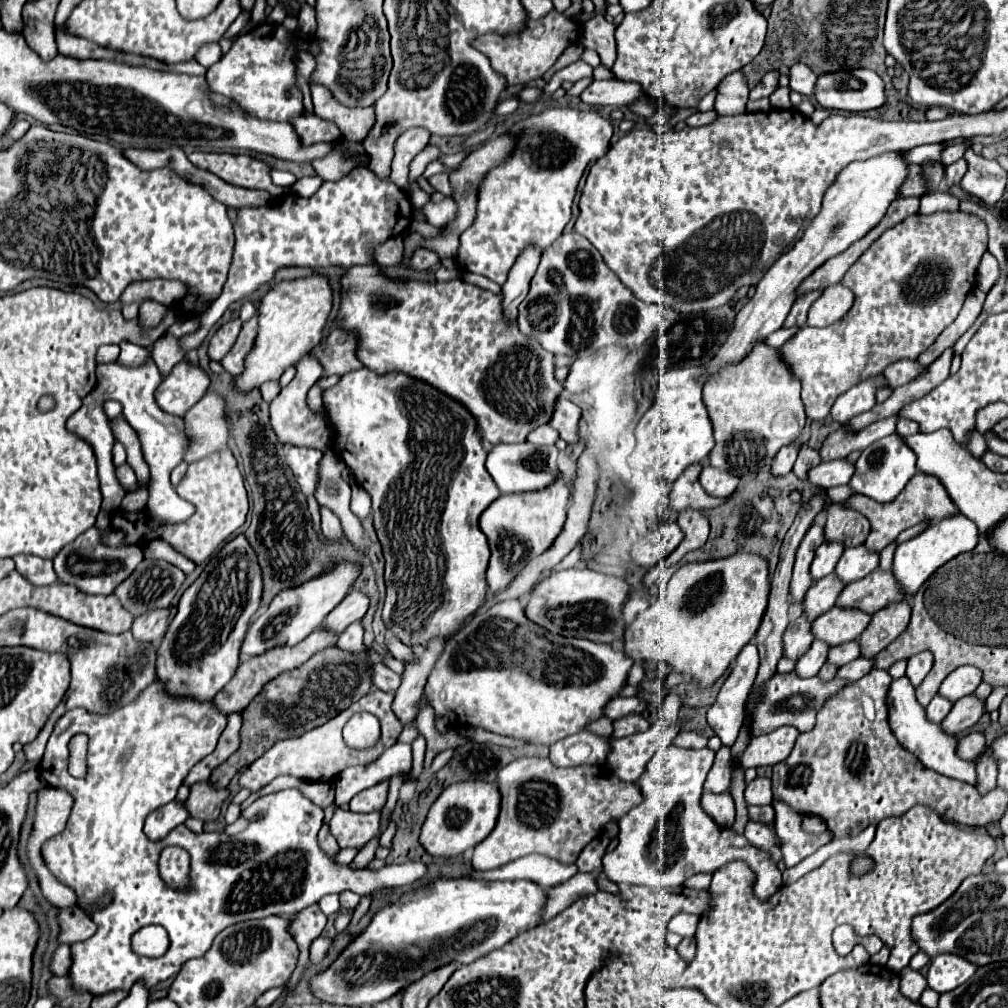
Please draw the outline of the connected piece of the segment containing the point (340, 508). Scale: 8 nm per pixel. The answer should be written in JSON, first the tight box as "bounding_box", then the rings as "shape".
{"bounding_box":[314,451,366,551],"shape":[[[326,451],[318,465],[318,485],[314,497],[320,505],[332,509],[338,515],[344,533],[350,537],[356,549],[366,551],[366,545],[362,543],[360,519],[350,511],[350,485],[340,477],[342,469],[344,463],[338,459],[338,455],[334,451]]]}

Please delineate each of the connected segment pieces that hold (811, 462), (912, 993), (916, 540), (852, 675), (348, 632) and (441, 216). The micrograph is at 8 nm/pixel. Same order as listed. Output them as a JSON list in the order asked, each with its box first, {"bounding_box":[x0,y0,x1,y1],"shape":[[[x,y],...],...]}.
[{"bounding_box":[792,445,820,481],"shape":[[[802,445],[792,471],[796,473],[796,477],[798,477],[800,481],[806,481],[806,475],[808,475],[808,471],[810,471],[810,467],[816,467],[818,463],[820,463],[820,453],[814,451],[814,449],[810,449],[808,445]]]},{"bounding_box":[900,967,926,1001],"shape":[[[906,967],[906,969],[902,969],[900,971],[900,991],[902,991],[902,995],[906,995],[910,1001],[918,1001],[920,999],[920,995],[922,995],[922,991],[926,989],[926,977],[924,975],[920,975],[918,971],[914,971],[914,969],[910,969],[910,967]]]},{"bounding_box":[892,515,978,595],"shape":[[[952,515],[952,519],[942,519],[938,523],[932,523],[928,529],[924,529],[920,535],[904,541],[898,545],[894,553],[894,565],[892,571],[906,593],[914,595],[918,587],[944,563],[954,559],[960,553],[966,553],[978,545],[978,529],[976,525],[964,517],[964,515]]]},{"bounding_box":[836,657,874,681],"shape":[[[860,657],[856,661],[850,661],[846,665],[842,665],[836,673],[838,679],[848,679],[848,681],[858,681],[862,675],[866,675],[866,671],[874,669],[874,659],[866,659],[866,657]]]},{"bounding_box":[338,619,366,653],"shape":[[[362,619],[354,621],[350,627],[344,629],[344,633],[340,635],[340,641],[338,641],[338,647],[340,649],[346,649],[346,651],[352,651],[352,653],[360,653],[360,651],[366,651],[366,645],[362,643]]]},{"bounding_box":[414,197,456,227],"shape":[[[448,197],[440,203],[428,201],[424,207],[414,207],[414,215],[424,215],[424,219],[434,227],[444,227],[456,217],[456,205]]]}]

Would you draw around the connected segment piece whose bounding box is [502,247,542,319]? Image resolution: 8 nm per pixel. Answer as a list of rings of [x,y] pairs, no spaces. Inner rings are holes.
[[[528,247],[526,251],[522,251],[522,255],[518,255],[518,263],[514,263],[514,267],[510,269],[508,281],[502,285],[502,295],[504,295],[502,305],[506,315],[510,315],[510,319],[518,315],[516,309],[528,293],[530,279],[540,263],[540,253],[542,251],[538,251],[538,247]]]

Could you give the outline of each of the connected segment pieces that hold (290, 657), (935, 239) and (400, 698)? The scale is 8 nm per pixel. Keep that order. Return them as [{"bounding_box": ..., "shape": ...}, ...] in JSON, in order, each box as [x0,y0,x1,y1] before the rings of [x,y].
[{"bounding_box":[214,627,338,715],"shape":[[[318,627],[318,631],[310,633],[302,643],[298,643],[298,645],[294,645],[294,647],[272,647],[270,651],[264,651],[262,655],[256,655],[256,657],[252,657],[252,659],[240,663],[240,667],[238,667],[236,675],[232,677],[232,681],[214,697],[214,705],[216,705],[220,711],[224,711],[226,715],[230,715],[230,713],[234,713],[234,711],[246,709],[248,703],[262,691],[262,687],[264,687],[270,679],[274,679],[276,675],[280,675],[280,673],[284,673],[284,671],[290,671],[290,669],[300,667],[300,665],[306,663],[316,651],[326,649],[328,645],[336,645],[336,641],[338,641],[338,635],[336,635],[334,631],[328,631],[328,629],[324,629],[324,627]]]},{"bounding_box":[780,211,988,419],"shape":[[[942,211],[942,213],[922,215],[922,217],[920,217],[920,215],[906,217],[906,219],[904,219],[902,223],[898,223],[896,227],[888,229],[878,241],[874,241],[874,243],[870,245],[870,249],[848,269],[848,273],[846,273],[844,279],[842,279],[842,283],[844,283],[848,289],[852,289],[854,295],[856,295],[856,301],[854,301],[852,309],[850,309],[838,323],[834,323],[834,325],[830,325],[830,327],[818,328],[808,325],[803,326],[788,343],[784,343],[784,345],[780,347],[782,361],[784,361],[784,363],[794,371],[794,375],[802,381],[802,401],[804,401],[808,419],[824,419],[824,417],[830,413],[830,409],[832,409],[834,401],[838,399],[838,395],[842,395],[842,393],[848,391],[850,387],[858,385],[862,379],[868,379],[868,377],[872,377],[872,375],[882,373],[890,363],[900,361],[900,359],[904,359],[904,357],[906,357],[906,359],[918,359],[918,355],[920,355],[922,351],[926,351],[926,349],[936,341],[936,337],[958,317],[966,295],[972,291],[972,287],[976,287],[976,271],[978,271],[980,259],[982,259],[982,255],[986,253],[986,249],[988,249],[988,229],[986,229],[986,223],[982,223],[980,217],[976,217],[976,215],[972,215],[972,213],[964,213],[964,211],[952,211],[952,213]]]},{"bounding_box":[392,639,444,725],"shape":[[[432,639],[428,649],[416,651],[416,661],[406,665],[406,671],[402,675],[402,685],[392,703],[392,711],[402,725],[416,721],[416,713],[418,713],[416,703],[422,699],[422,687],[426,685],[426,679],[438,655],[442,653],[442,649],[444,649],[444,643],[440,643],[438,639]]]}]

